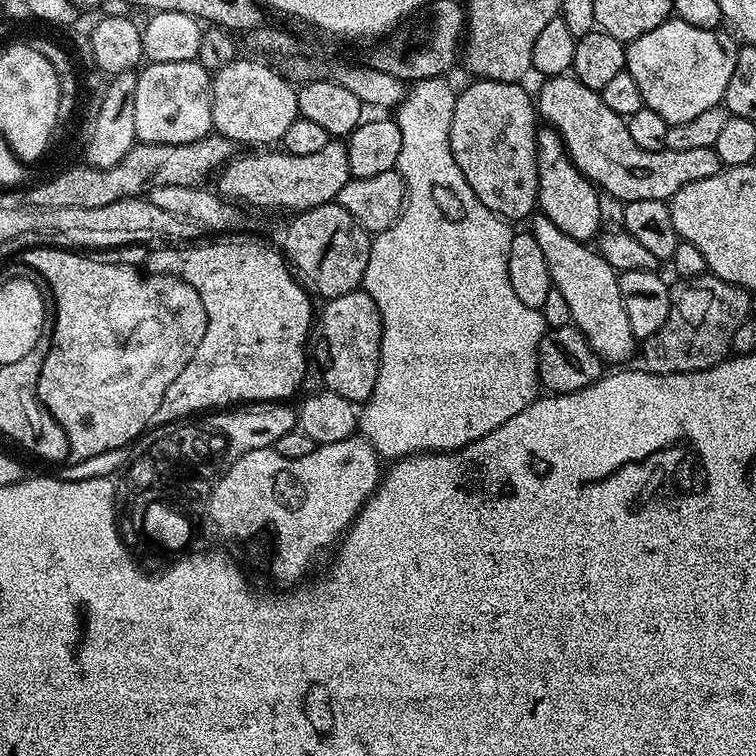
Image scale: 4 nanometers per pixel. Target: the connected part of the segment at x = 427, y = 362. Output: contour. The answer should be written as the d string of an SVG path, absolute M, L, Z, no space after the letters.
M435 76L429 80L415 81L405 91L394 112L398 130L402 130L402 154L398 154L395 171L400 173L404 185L408 187L408 198L399 218L384 232L375 233L370 250L370 262L366 262L366 274L362 285L363 291L374 298L378 306L378 314L382 322L382 342L380 343L380 365L378 378L374 382L374 390L370 398L363 401L358 412L358 432L370 441L374 450L385 461L395 462L405 456L414 456L422 452L455 452L457 448L465 448L470 442L498 430L502 422L510 422L514 414L522 414L526 406L530 406L541 395L542 385L538 370L538 350L546 331L544 315L539 308L525 306L514 294L514 286L510 286L508 259L510 258L510 242L514 228L503 216L496 215L470 190L470 182L462 178L462 170L458 170L458 162L454 162L454 154L450 150L450 122L454 118L457 89L448 85L447 79Z

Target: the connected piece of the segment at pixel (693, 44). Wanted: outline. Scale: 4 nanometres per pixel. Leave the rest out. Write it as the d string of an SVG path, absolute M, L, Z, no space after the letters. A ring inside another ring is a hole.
M670 18L627 45L626 71L634 78L638 90L642 90L645 108L662 114L668 125L690 122L690 118L723 101L730 74L734 74L737 51L731 31L698 30L690 22Z

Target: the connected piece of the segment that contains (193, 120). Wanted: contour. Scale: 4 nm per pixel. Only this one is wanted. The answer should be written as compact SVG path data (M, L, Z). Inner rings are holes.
M197 59L187 60L186 62L162 62L161 64L149 63L148 68L139 69L136 81L138 90L134 90L134 130L136 139L142 144L189 144L198 142L203 136L209 135L213 131L212 127L212 76L210 72L199 64Z

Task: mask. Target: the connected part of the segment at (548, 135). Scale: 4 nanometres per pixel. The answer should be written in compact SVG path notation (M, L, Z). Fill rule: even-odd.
M544 126L536 134L536 161L538 162L538 208L562 234L570 234L575 240L591 241L601 231L600 225L600 196L596 185L590 183L577 168L572 165L568 152L564 149L564 143L559 132Z

